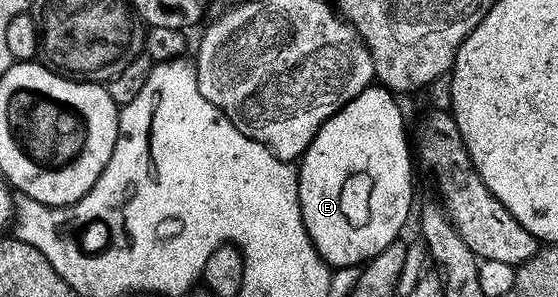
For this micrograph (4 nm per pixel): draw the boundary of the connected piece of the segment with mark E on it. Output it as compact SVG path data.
M372 84L366 86L353 100L349 100L349 104L345 104L332 118L327 118L321 124L321 128L317 132L317 136L313 136L313 140L309 144L309 148L303 154L301 161L297 166L299 175L299 203L301 204L301 216L305 224L305 232L309 236L309 240L313 240L313 244L317 248L317 252L326 261L328 266L338 268L338 266L355 266L366 264L371 259L377 257L385 248L389 248L389 244L393 244L400 237L399 233L403 230L403 225L407 222L407 217L412 217L413 206L411 210L411 162L413 166L413 150L407 146L407 126L403 123L403 110L399 107L399 102L394 93L385 86Z

